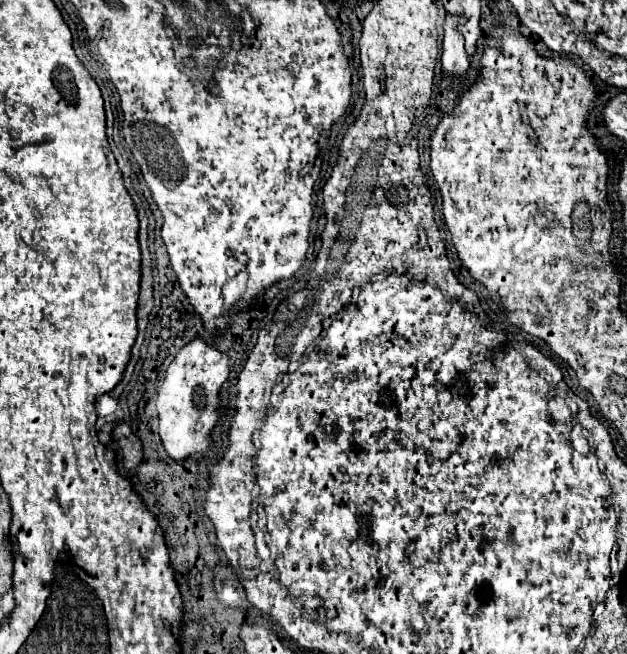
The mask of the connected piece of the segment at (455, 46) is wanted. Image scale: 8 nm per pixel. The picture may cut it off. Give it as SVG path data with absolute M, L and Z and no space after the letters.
M446 16L444 22L444 42L442 42L442 68L446 74L464 76L468 70L468 54L464 48L464 38L456 30L460 24L464 24L464 16Z

